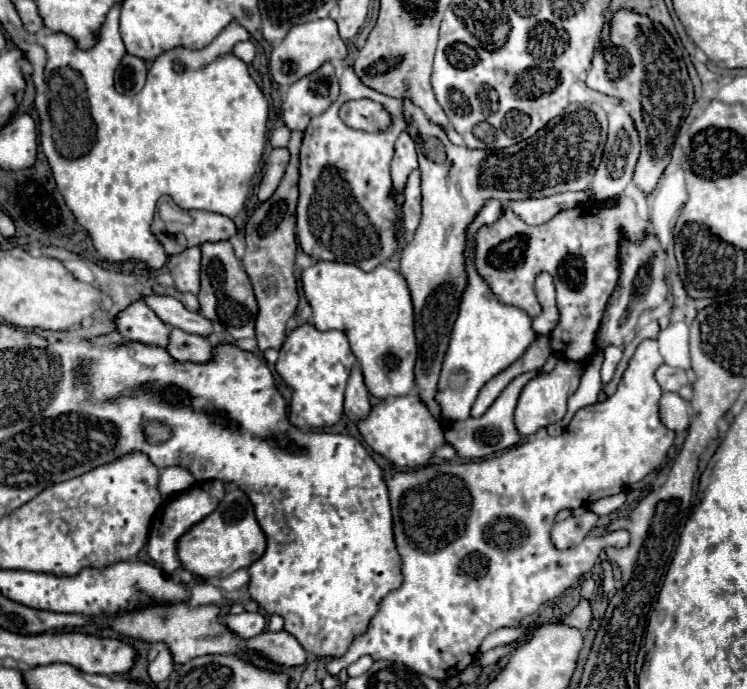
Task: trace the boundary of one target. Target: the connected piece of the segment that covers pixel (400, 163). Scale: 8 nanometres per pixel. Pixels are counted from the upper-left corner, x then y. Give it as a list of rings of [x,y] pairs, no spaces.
[[[400,134],[394,146],[394,158],[390,162],[390,176],[392,176],[392,196],[396,196],[404,184],[408,174],[418,168],[416,162],[416,144],[408,134]]]

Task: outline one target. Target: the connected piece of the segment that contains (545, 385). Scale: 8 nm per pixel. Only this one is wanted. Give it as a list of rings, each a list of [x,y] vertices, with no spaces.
[[[560,358],[554,372],[540,374],[524,386],[524,390],[520,394],[520,400],[518,400],[518,406],[516,406],[516,412],[514,412],[514,422],[516,422],[516,428],[522,436],[530,436],[544,426],[556,424],[556,422],[562,420],[562,416],[566,414],[568,396],[578,390],[584,368],[586,368],[584,362],[574,362],[574,360]]]

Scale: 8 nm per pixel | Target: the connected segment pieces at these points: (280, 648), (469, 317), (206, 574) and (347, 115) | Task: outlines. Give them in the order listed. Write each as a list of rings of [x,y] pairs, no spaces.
[[[264,630],[258,636],[246,640],[244,646],[246,650],[256,650],[264,658],[280,666],[296,666],[296,664],[304,664],[306,660],[306,650],[286,630],[280,630],[280,632]]]
[[[472,242],[466,244],[464,250],[466,256],[466,276],[468,286],[462,294],[458,318],[454,322],[450,344],[444,356],[442,374],[438,382],[438,404],[442,408],[442,416],[448,420],[466,420],[470,416],[470,410],[476,402],[476,396],[480,388],[494,378],[498,372],[508,368],[514,360],[518,360],[528,344],[536,338],[532,330],[532,320],[526,312],[514,306],[500,304],[488,284],[480,280],[476,268],[474,268],[474,256],[472,256]]]
[[[240,488],[226,492],[218,510],[182,534],[176,548],[182,566],[200,578],[226,578],[240,568],[248,568],[264,554],[264,550],[266,538],[256,522],[254,506]]]
[[[370,99],[351,100],[339,111],[342,121],[351,128],[366,132],[385,130],[391,124],[391,116],[383,106]]]

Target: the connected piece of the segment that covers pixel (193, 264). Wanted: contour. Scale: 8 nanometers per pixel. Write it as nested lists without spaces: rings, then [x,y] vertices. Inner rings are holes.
[[[188,248],[182,254],[176,254],[166,264],[174,278],[174,284],[180,292],[198,294],[200,290],[200,248]]]

